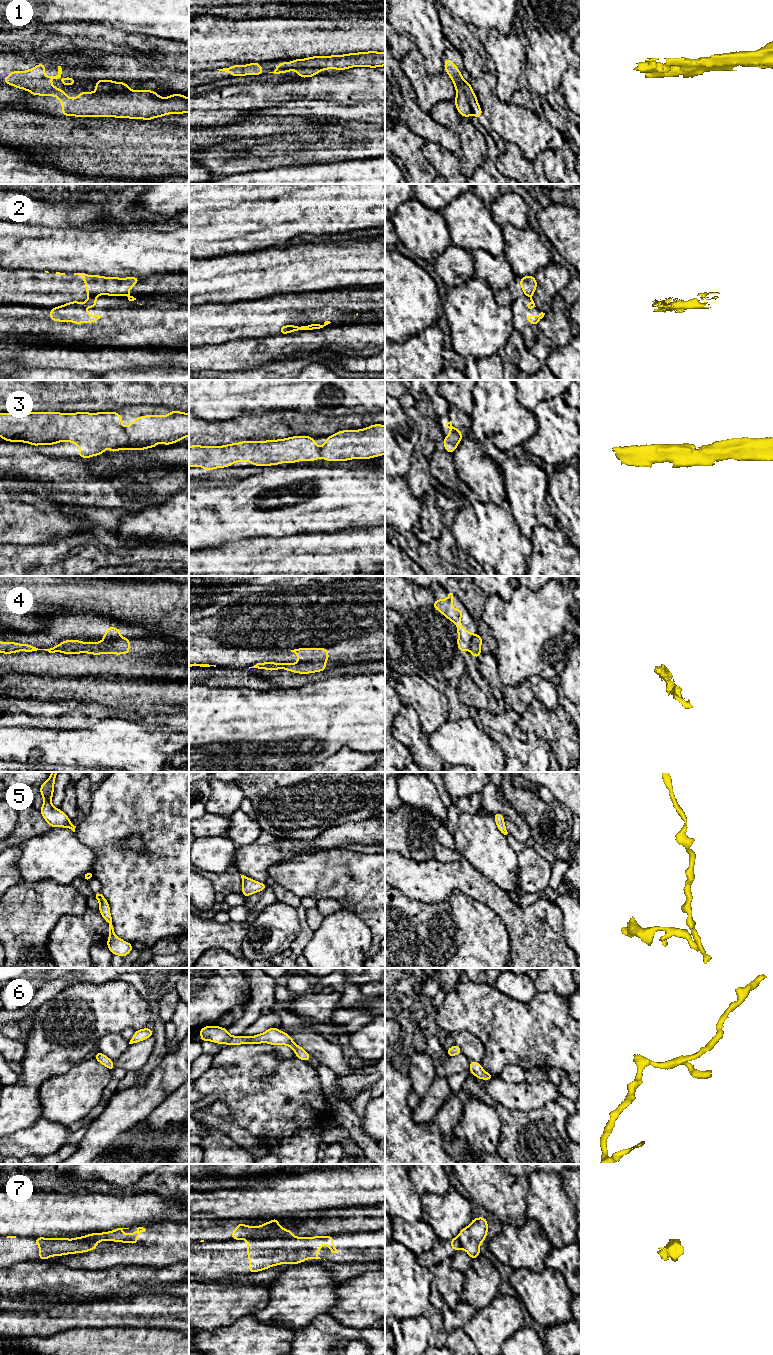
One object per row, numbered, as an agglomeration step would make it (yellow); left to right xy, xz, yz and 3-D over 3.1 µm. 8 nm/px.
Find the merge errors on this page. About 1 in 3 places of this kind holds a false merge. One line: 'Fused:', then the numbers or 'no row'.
Fused: 2, 4, 7

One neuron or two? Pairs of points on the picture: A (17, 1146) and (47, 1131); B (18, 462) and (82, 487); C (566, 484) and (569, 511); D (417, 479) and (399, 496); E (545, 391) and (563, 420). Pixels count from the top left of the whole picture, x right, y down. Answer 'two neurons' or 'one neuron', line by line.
A: one neuron
B: one neuron
C: one neuron
D: two neurons
E: two neurons

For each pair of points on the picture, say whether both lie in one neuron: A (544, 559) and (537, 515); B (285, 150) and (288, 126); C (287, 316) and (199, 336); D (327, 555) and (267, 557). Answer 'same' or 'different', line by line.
A: different
B: different
C: same
D: same

